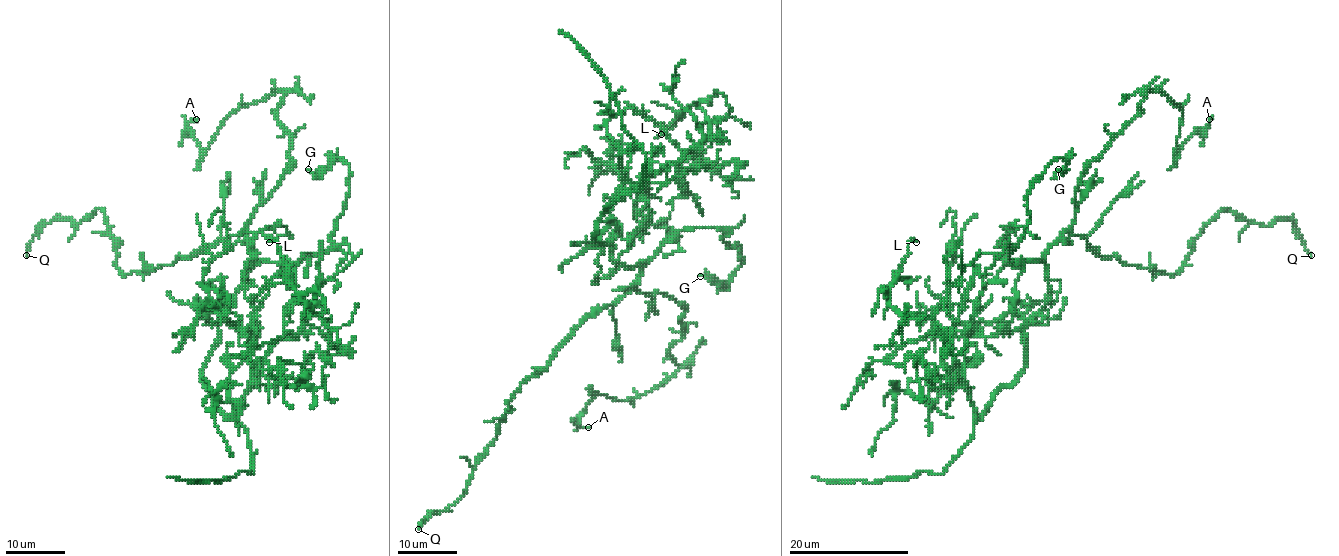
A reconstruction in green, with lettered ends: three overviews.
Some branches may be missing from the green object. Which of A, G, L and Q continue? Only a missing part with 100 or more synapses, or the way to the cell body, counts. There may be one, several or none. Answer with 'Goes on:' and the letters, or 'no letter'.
Goes on: no letter

